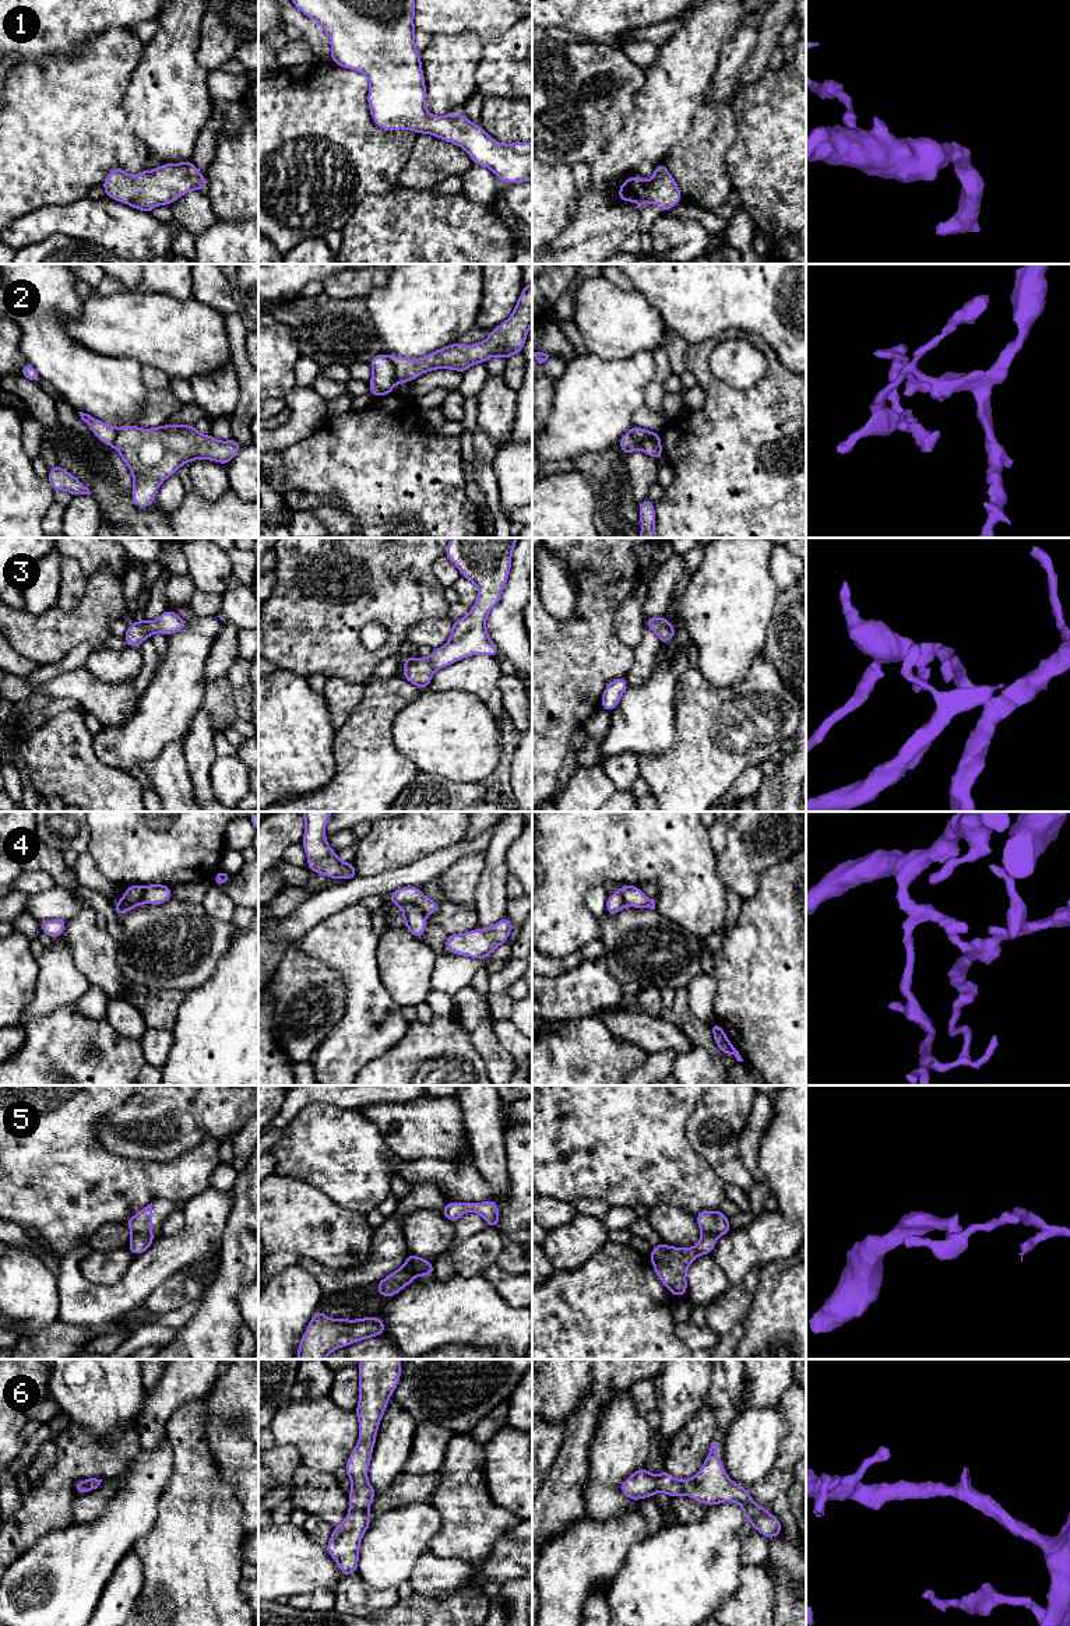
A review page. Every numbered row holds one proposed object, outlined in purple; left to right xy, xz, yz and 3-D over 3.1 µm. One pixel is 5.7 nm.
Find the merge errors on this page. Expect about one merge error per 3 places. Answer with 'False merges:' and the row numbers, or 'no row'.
False merges: 2, 4, 5

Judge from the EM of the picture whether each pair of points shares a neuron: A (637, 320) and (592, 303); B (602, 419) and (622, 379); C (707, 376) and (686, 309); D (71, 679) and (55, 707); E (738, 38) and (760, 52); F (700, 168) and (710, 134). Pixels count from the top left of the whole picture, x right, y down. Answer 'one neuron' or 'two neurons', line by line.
A: one neuron
B: one neuron
C: two neurons
D: two neurons
E: two neurons
F: one neuron

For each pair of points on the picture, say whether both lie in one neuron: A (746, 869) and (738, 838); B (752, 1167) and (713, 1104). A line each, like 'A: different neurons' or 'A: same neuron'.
A: same neuron
B: different neurons

